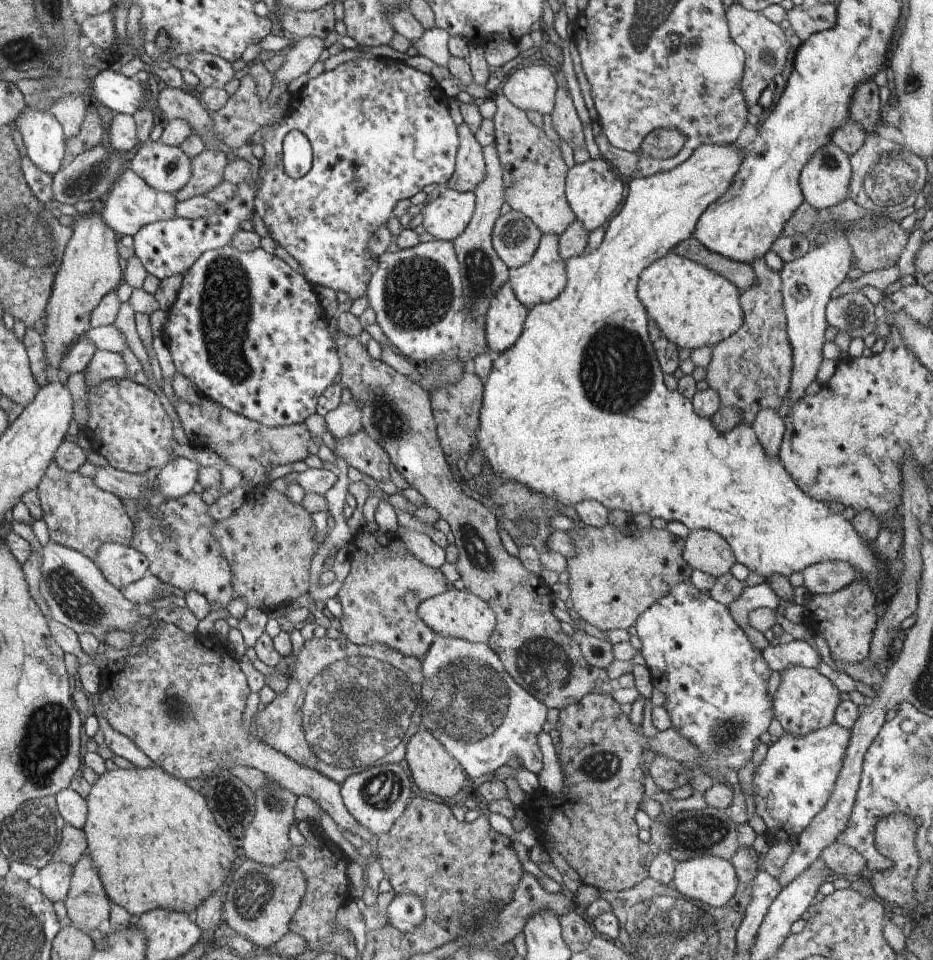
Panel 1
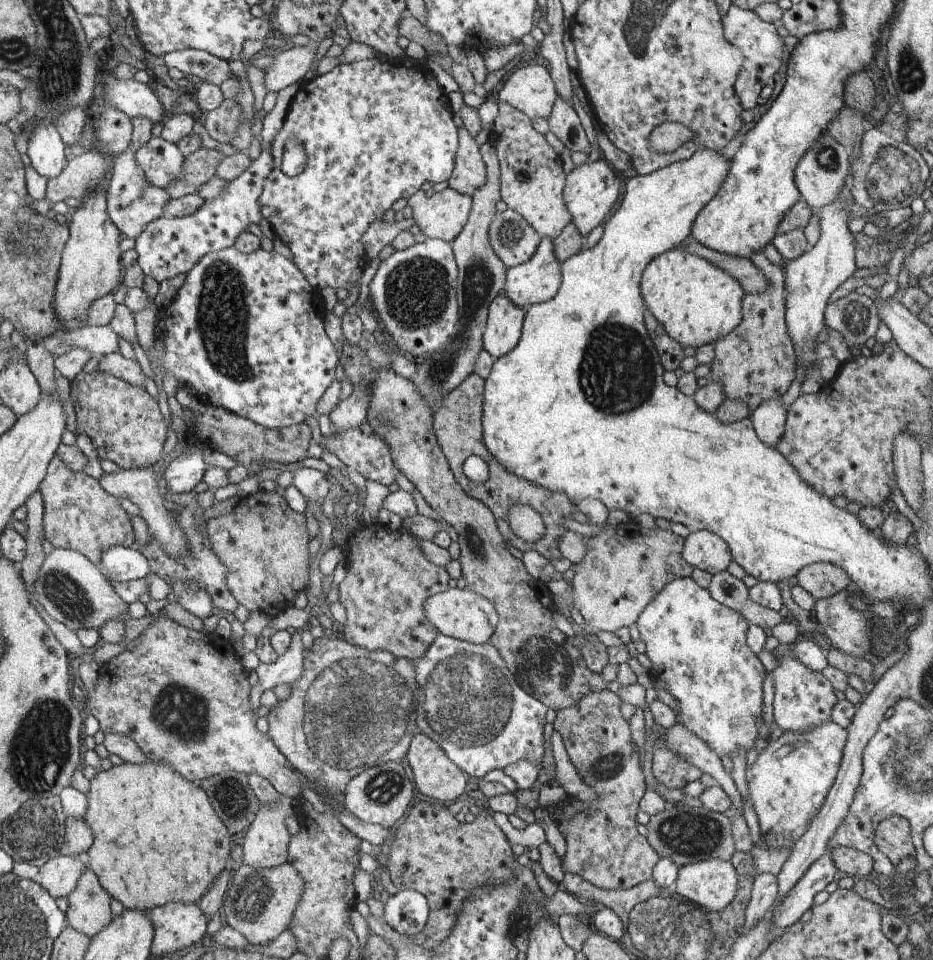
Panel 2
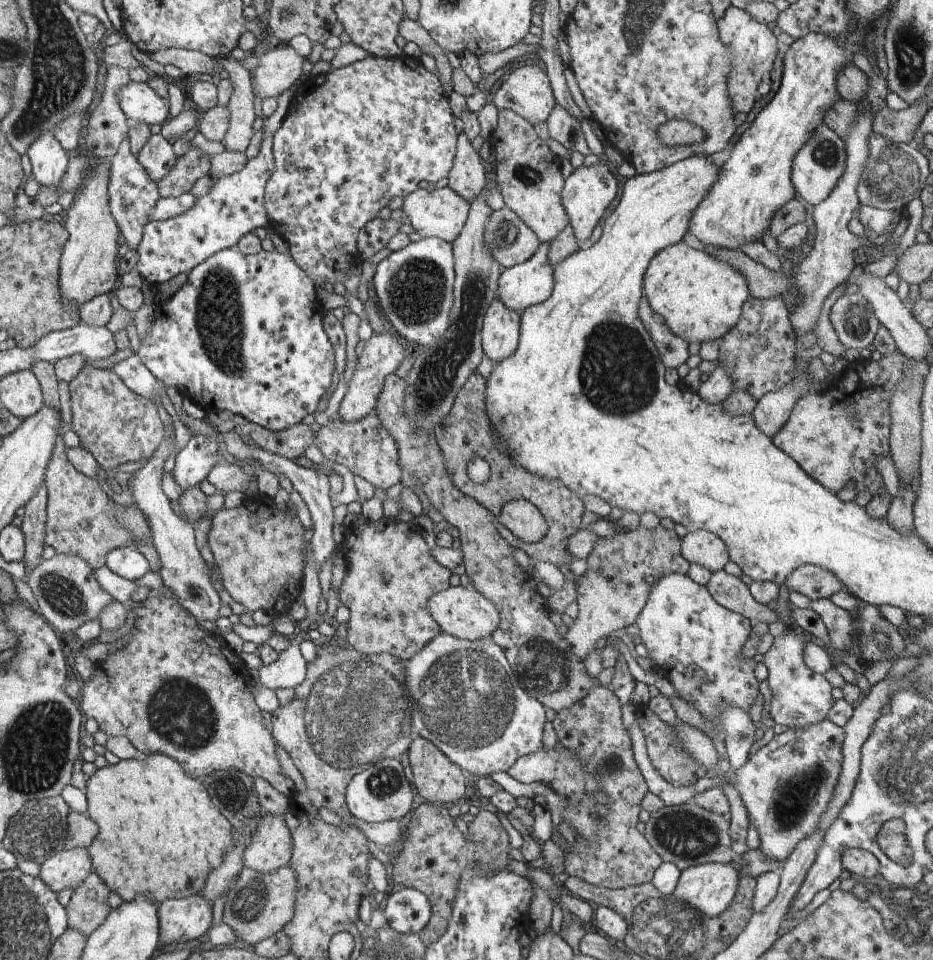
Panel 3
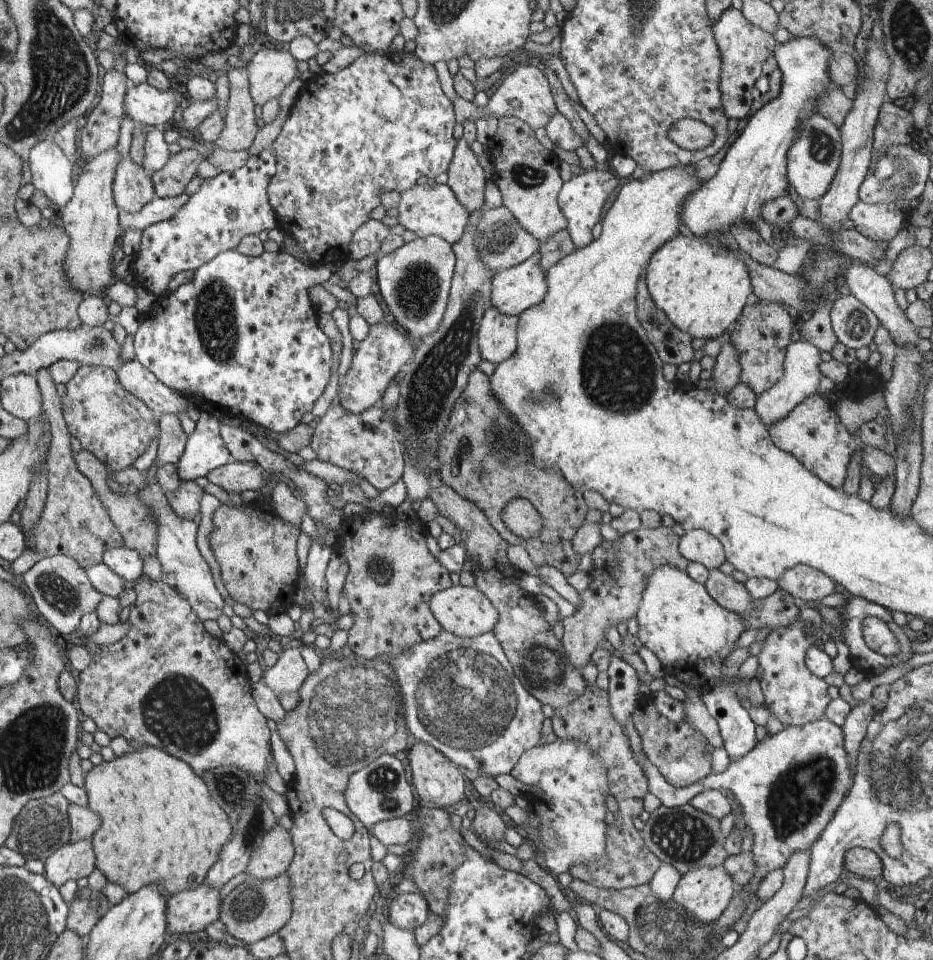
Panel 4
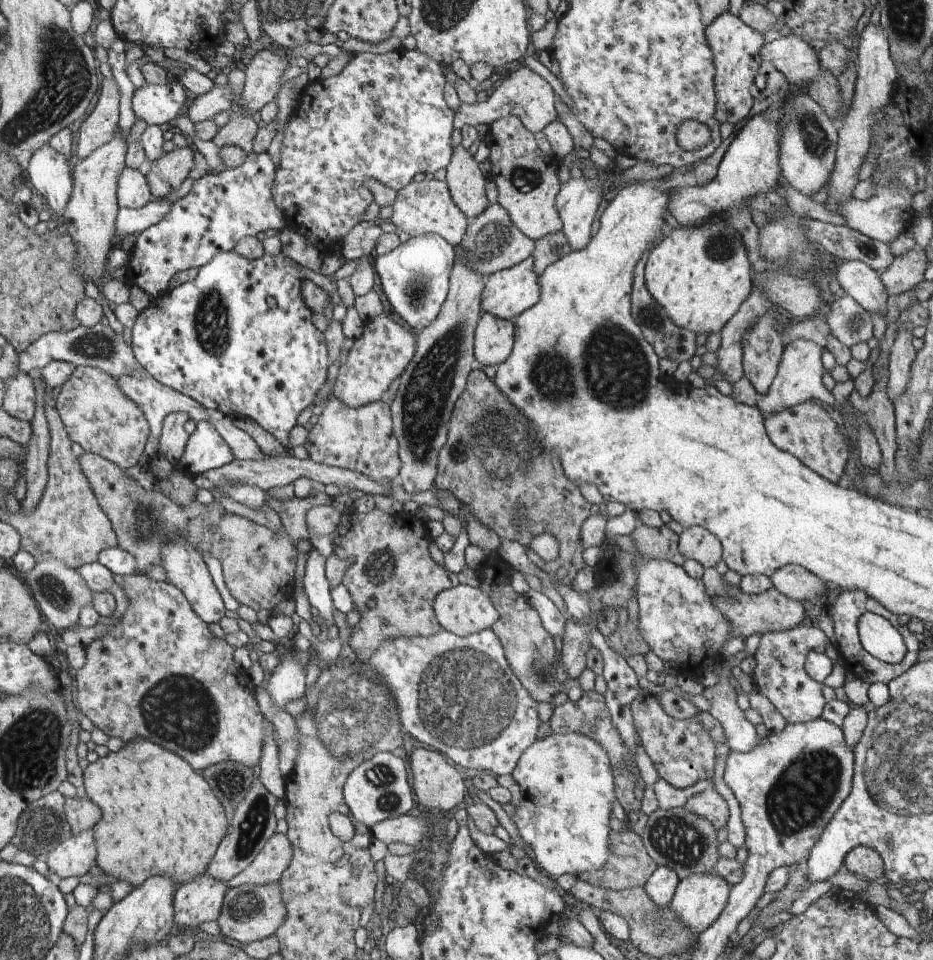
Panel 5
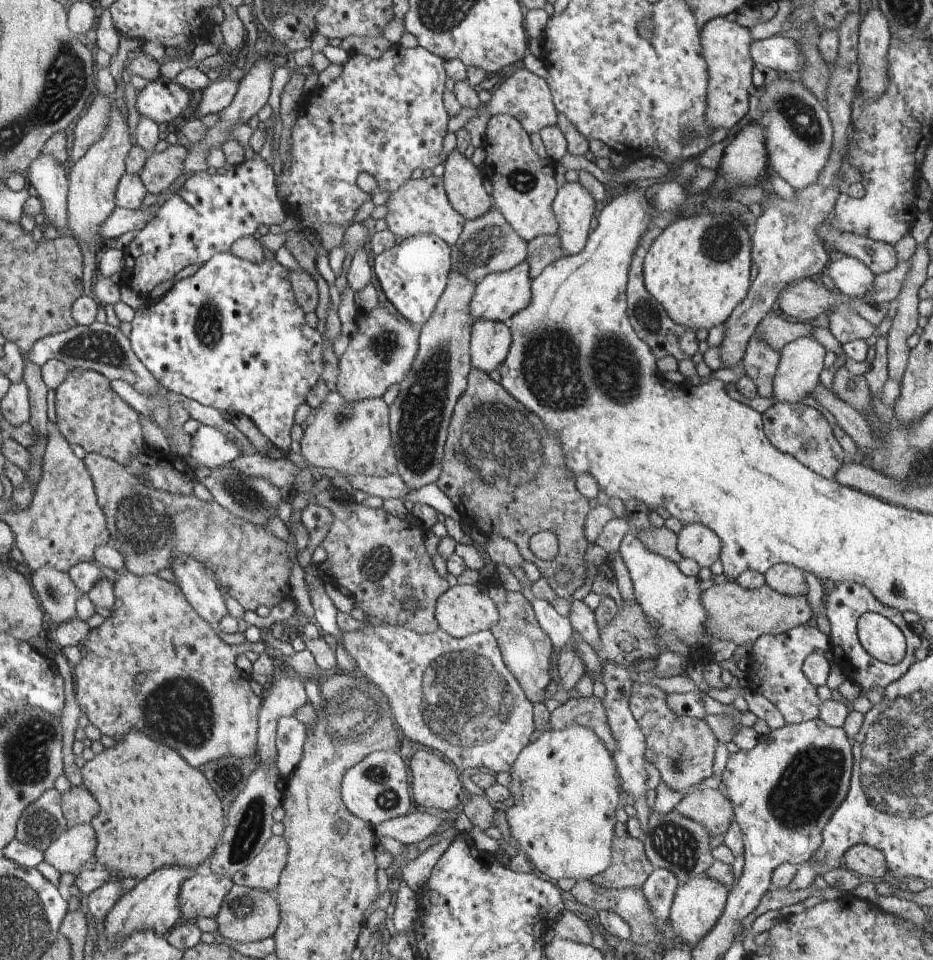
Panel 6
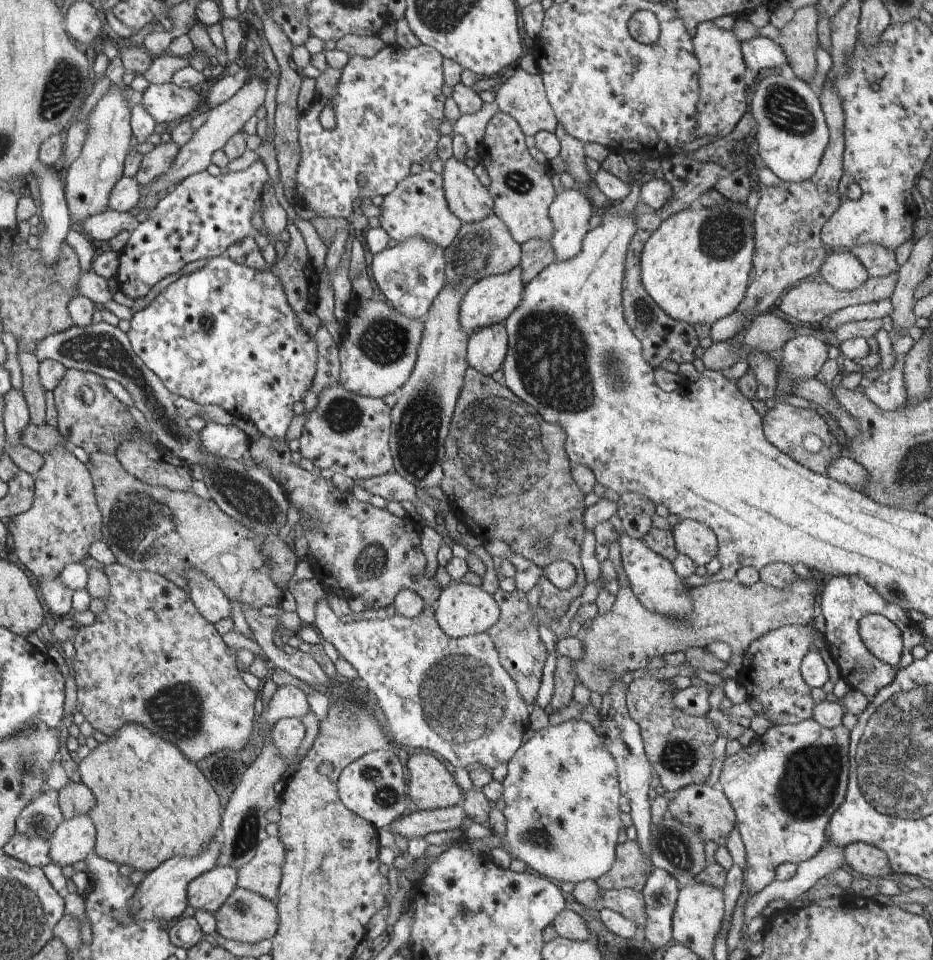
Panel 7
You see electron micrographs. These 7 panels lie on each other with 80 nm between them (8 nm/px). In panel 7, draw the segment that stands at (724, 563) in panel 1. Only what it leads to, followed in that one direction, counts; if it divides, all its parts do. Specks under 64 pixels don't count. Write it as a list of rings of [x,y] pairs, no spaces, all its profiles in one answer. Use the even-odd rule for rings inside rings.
[[[683,519],[672,528],[672,537],[675,550],[682,555],[688,556],[696,565],[707,564],[718,551],[718,544],[714,532],[699,521]]]

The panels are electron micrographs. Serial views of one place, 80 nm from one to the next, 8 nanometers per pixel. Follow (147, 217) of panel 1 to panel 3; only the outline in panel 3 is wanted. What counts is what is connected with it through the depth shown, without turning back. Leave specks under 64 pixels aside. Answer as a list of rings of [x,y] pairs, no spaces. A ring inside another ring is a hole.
[[[125,139],[118,151],[109,158],[110,180],[107,188],[108,209],[112,218],[119,218],[119,230],[123,230],[123,242],[128,249],[136,250],[142,236],[143,223],[151,212],[155,203],[161,198],[155,181],[152,181],[139,161],[130,151],[130,146]]]

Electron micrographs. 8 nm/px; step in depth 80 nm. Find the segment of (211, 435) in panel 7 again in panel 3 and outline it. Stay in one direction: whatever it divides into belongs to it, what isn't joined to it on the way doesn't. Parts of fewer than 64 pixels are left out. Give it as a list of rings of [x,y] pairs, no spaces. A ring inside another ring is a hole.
[[[217,432],[214,442],[211,436],[192,436],[185,447],[175,455],[174,466],[170,472],[173,482],[181,490],[197,486],[217,465],[216,462],[222,457],[217,450],[218,439]]]

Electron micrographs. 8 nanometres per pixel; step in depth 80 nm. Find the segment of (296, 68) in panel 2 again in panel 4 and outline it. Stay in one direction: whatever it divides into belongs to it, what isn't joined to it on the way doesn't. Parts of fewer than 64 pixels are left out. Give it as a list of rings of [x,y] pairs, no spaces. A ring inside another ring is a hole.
[[[263,47],[255,53],[246,68],[248,70],[248,89],[254,104],[261,106],[271,98],[279,99],[282,90],[297,76],[295,74],[296,68],[297,61],[291,56],[287,47],[282,49],[266,49]]]

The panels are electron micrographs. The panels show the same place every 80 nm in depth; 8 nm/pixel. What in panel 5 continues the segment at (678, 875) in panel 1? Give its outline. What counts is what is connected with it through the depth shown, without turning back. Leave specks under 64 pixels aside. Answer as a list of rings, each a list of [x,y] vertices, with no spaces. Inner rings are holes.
[[[713,870],[678,880],[670,908],[693,934],[704,931],[725,906],[731,887]]]

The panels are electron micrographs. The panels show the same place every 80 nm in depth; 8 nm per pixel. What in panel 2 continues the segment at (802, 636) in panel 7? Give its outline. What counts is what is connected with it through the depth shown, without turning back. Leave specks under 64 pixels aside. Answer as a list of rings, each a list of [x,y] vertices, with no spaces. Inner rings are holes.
[[[779,644],[773,652],[777,663],[771,671],[774,688],[772,716],[783,731],[803,732],[827,722],[832,706],[837,700],[833,693],[833,687],[822,673],[807,668],[793,658],[790,653],[791,645]]]

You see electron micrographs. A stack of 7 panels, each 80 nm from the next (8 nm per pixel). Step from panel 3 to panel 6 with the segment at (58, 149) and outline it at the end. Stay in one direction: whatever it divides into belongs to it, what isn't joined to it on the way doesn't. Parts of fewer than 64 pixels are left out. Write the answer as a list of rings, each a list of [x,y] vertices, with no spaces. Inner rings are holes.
[[[40,152],[24,173],[27,186],[34,188],[35,196],[40,200],[45,223],[56,228],[66,226],[67,220],[68,176],[64,167],[51,154]]]

